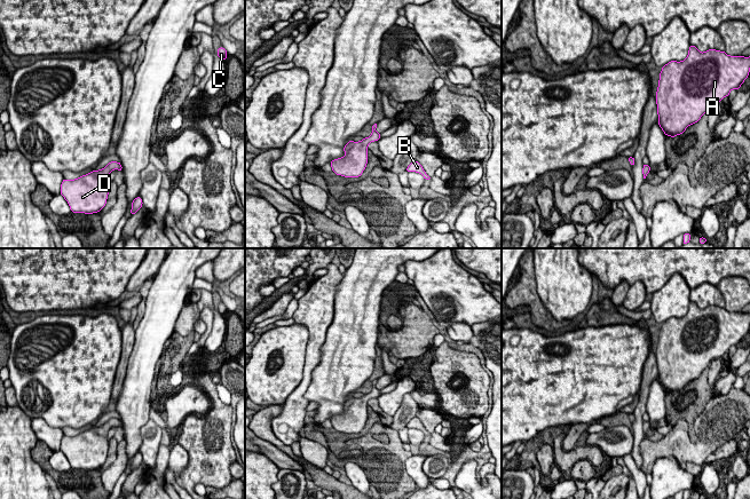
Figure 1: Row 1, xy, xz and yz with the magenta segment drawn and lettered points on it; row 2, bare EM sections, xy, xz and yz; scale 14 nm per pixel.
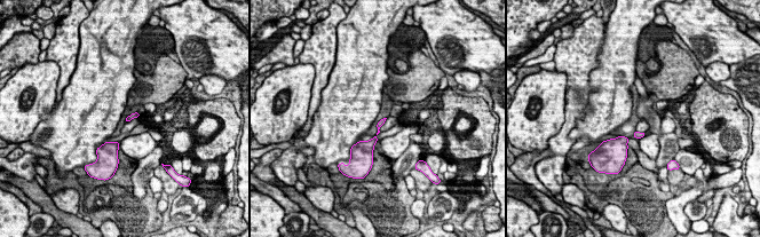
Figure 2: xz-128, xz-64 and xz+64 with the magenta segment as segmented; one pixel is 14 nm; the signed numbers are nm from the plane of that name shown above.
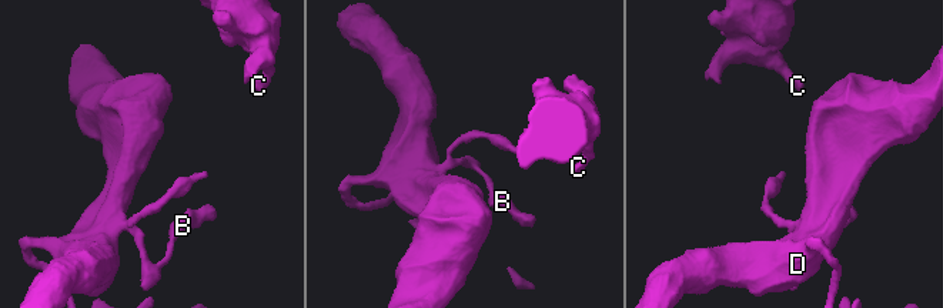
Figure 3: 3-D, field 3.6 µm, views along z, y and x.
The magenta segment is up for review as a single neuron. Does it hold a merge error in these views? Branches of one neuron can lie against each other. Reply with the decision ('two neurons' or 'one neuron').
two neurons

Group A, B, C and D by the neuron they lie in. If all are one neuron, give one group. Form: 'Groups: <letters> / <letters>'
Groups: A C D / B

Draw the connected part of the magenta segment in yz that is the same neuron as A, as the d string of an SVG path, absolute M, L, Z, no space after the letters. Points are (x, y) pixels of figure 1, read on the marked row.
M689 46L687 57L681 61L671 61L660 73L658 87L656 92L656 104L658 114L658 125L665 135L674 137L682 134L686 128L697 122L701 117L710 110L713 103L720 102L729 95L732 89L739 89L750 72L750 56L729 56L725 52L709 49L701 53L695 46Z

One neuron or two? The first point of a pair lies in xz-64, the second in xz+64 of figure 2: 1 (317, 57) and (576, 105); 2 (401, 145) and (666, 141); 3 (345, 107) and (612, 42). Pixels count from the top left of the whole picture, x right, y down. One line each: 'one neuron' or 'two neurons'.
1: one neuron
2: two neurons
3: one neuron

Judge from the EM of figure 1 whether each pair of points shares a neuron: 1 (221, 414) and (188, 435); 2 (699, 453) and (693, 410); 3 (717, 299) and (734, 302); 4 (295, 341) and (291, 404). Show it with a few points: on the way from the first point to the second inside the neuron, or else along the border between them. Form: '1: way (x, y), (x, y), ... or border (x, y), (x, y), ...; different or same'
1: way (223, 432), (222, 449), (215, 453), (205, 452); same
2: border (705, 405), (693, 424); different
3: border (717, 285), (725, 307); different
4: border (304, 366), (304, 377), (300, 383), (282, 405); different

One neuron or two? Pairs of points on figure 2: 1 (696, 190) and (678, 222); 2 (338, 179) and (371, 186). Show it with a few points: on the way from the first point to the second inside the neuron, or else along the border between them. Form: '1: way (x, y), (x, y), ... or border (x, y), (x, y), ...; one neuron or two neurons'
1: way (688, 196), (678, 206), (678, 214); one neuron
2: border (364, 181), (380, 182), (389, 190); two neurons

